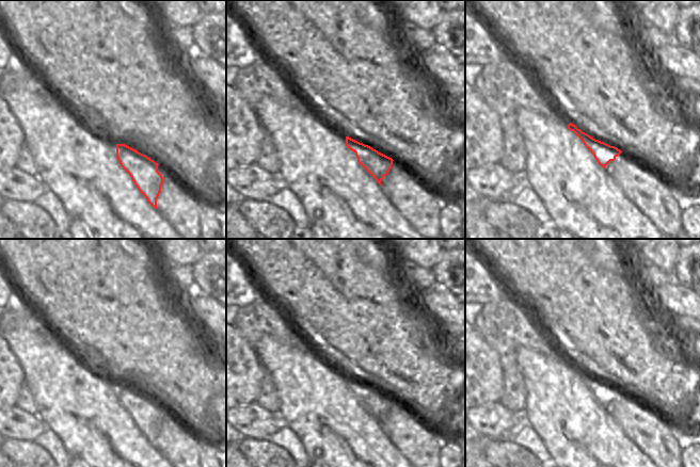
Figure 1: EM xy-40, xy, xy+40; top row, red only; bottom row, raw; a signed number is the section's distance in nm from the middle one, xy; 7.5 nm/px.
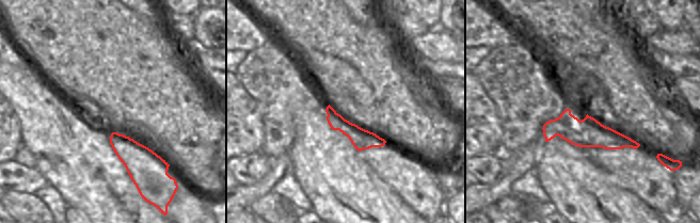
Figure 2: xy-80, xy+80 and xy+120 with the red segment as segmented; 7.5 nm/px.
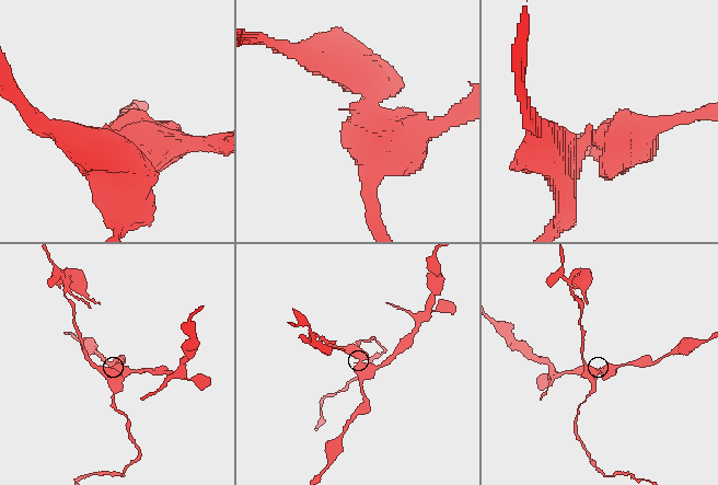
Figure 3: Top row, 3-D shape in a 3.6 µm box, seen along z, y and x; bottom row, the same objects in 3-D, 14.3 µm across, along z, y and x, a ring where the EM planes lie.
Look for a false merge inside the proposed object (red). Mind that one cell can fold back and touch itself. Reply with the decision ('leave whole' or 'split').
split

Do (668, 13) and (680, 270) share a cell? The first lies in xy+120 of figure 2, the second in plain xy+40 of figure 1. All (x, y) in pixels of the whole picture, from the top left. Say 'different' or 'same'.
different

